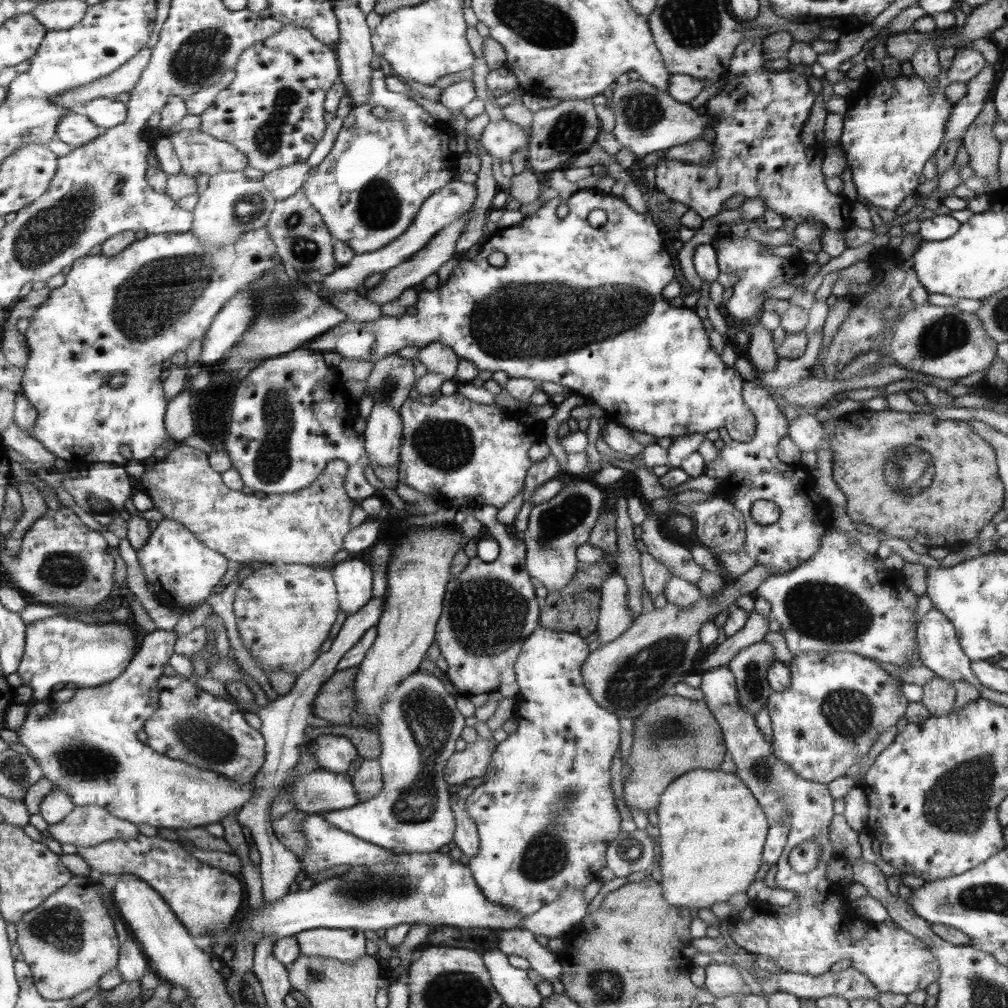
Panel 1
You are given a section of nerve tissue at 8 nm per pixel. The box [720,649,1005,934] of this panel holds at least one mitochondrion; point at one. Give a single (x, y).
(958, 803)

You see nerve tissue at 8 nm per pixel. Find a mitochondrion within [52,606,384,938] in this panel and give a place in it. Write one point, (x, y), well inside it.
(202, 738)

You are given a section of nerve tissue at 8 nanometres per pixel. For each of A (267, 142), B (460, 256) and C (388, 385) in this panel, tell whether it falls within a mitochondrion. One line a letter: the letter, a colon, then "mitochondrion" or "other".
A: mitochondrion
B: other
C: mitochondrion

